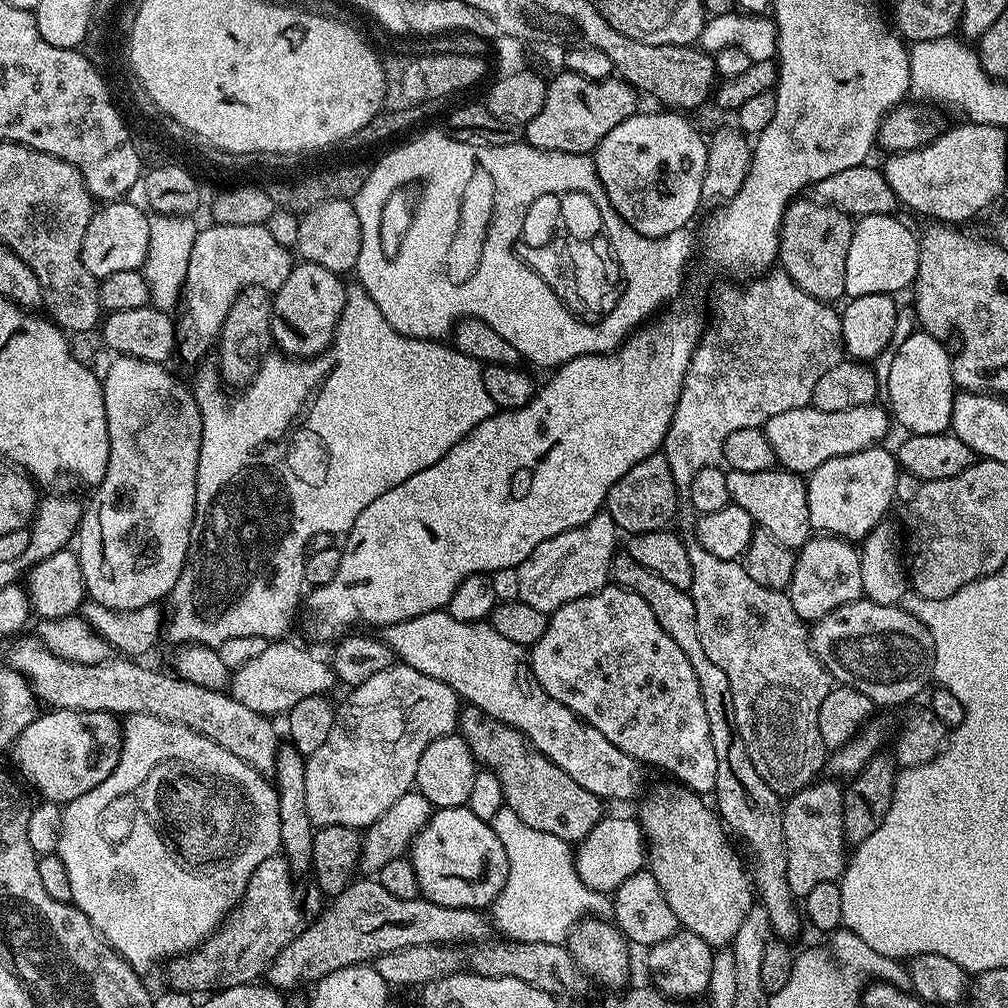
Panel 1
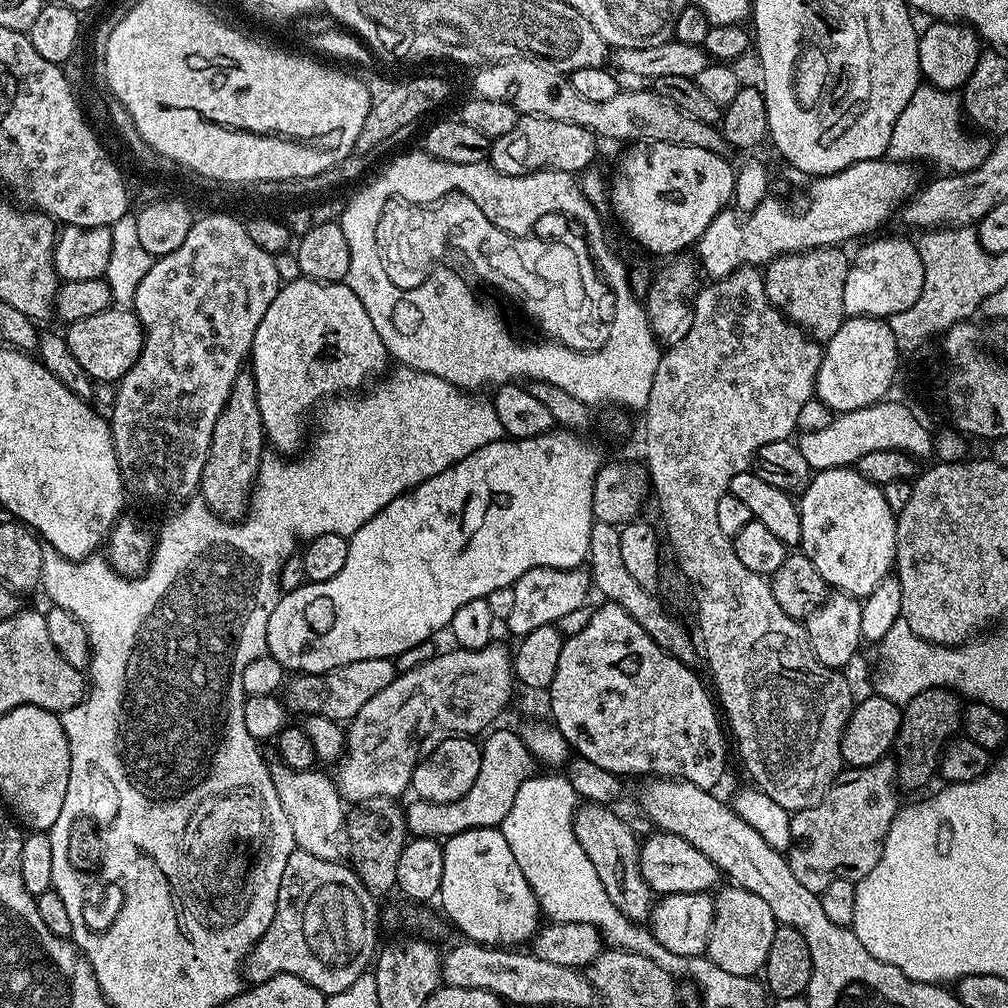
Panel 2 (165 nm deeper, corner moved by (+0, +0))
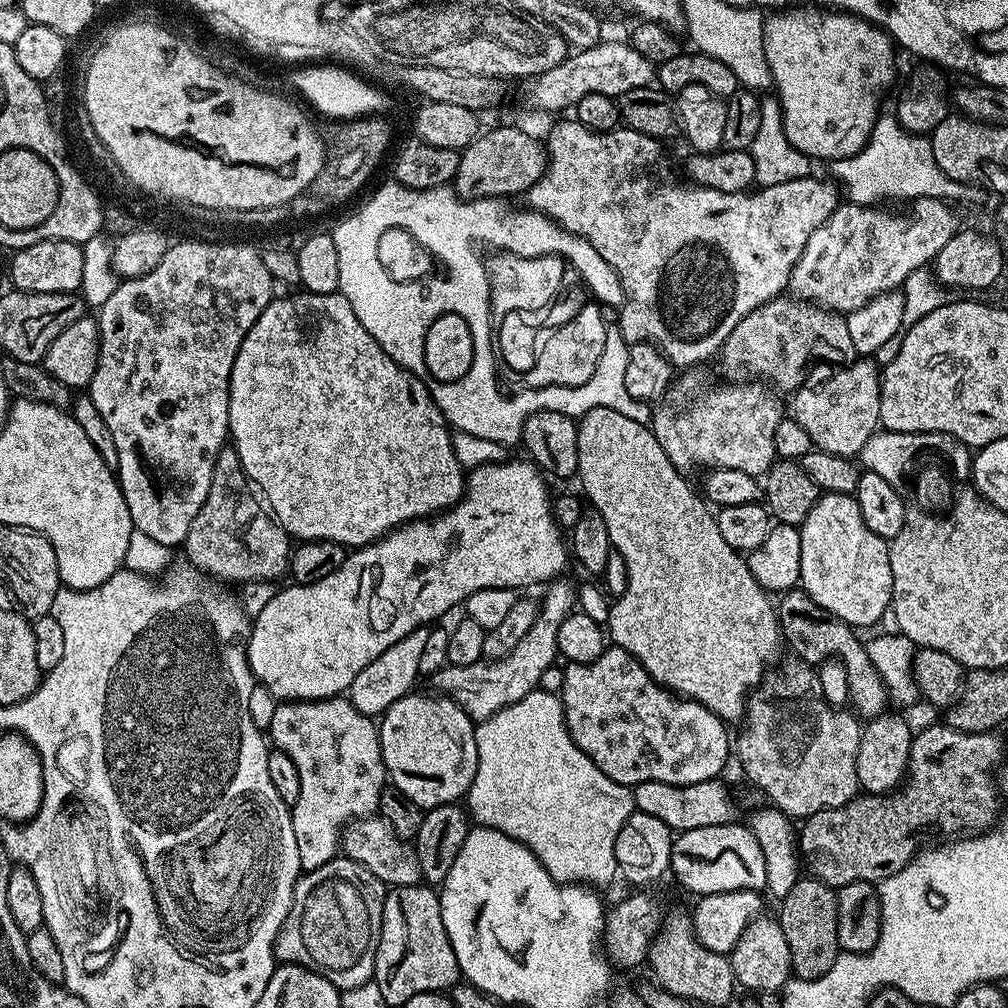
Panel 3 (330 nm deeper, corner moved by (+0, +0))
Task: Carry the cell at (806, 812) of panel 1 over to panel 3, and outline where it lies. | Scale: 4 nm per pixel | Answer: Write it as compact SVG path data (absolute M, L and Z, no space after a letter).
M944 722L932 724L921 732L919 729L912 738L908 770L902 790L883 796L860 794L846 806L823 808L818 814L803 821L804 829L801 827L798 832L799 859L803 867L808 867L812 871L809 873L815 879L834 889L850 882L879 882L905 868L921 851L920 843L928 835L940 836L936 838L956 838L961 833L979 834L989 831L998 820L998 789L994 773L1005 759L1004 744L996 735L995 731L954 730Z

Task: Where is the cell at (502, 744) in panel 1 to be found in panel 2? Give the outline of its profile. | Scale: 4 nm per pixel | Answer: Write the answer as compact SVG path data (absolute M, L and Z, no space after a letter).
M584 802L572 816L574 838L586 850L586 858L594 862L602 886L606 886L606 895L618 910L633 922L644 922L651 917L654 893L649 888L646 878L640 873L640 847L633 825L624 821L609 805Z

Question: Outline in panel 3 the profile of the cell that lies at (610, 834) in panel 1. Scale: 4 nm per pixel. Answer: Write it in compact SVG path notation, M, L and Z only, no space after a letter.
M731 822L681 831L672 842L671 875L697 897L723 892L759 892L766 889L766 865L758 838L747 823Z

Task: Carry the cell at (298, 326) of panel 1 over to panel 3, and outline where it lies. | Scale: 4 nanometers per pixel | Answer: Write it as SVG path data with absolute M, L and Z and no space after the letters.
M303 290L297 292L273 298L266 310L262 310L258 322L254 322L246 338L242 338L242 346L238 350L238 358L234 358L234 370L230 374L230 444L236 449L248 479L262 493L276 523L293 541L329 540L335 544L343 544L345 549L355 550L382 539L393 528L402 524L447 512L458 503L464 493L466 469L454 454L450 425L428 392L428 387L413 372L406 371L401 364L394 362L390 354L386 354L386 350L382 350L382 346L378 346L378 342L374 342L374 338L366 334L366 326L358 322L350 302L346 302L340 291L330 294L314 294Z

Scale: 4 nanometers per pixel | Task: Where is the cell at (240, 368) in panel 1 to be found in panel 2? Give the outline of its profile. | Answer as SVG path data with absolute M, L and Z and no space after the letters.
M242 370L230 386L230 396L226 398L222 414L218 414L218 422L214 422L214 434L210 438L210 450L198 489L199 499L206 502L214 515L233 522L243 517L252 499L252 485L256 483L265 452L266 437L258 410L254 378L251 371Z

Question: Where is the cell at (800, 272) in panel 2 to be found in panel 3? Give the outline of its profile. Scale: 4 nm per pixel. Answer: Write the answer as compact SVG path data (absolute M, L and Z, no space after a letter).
M781 294L773 298L770 302L766 302L754 310L750 310L750 314L746 318L742 318L742 322L738 322L738 326L734 326L734 330L730 330L730 334L726 338L719 360L721 359L720 364L724 367L725 374L728 375L725 377L731 378L733 381L742 382L747 378L755 378L757 381L767 382L776 390L781 390L780 388L795 390L805 383L804 371L806 371L815 360L825 360L826 363L832 364L831 366L843 366L852 363L853 360L857 359L857 356L858 353L854 350L854 341L850 339L850 326L843 315L829 312L828 309L820 308L817 304L809 304L807 300L798 300L791 295Z

